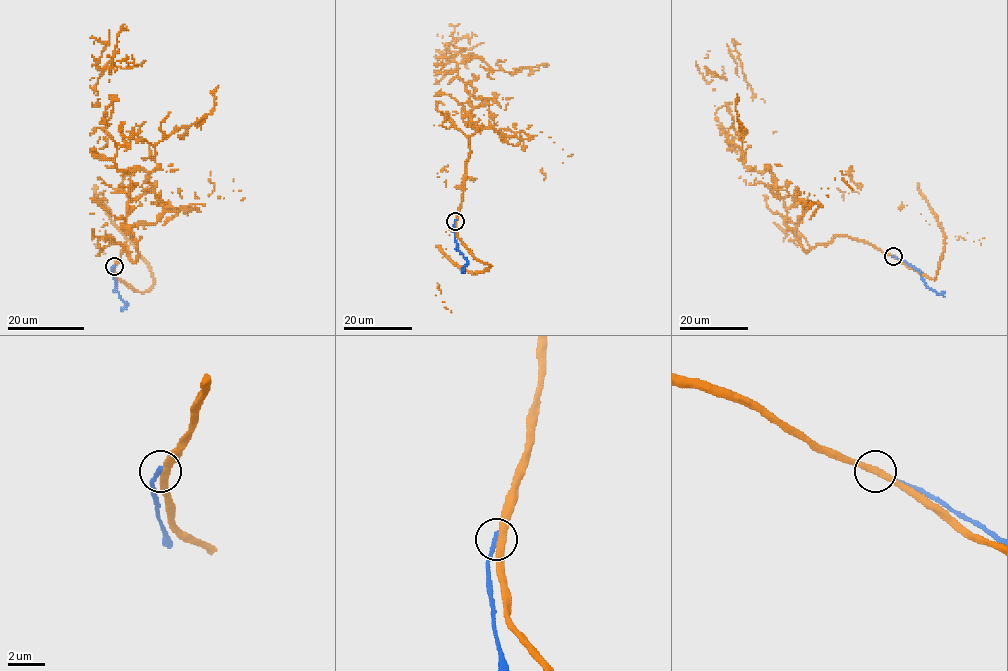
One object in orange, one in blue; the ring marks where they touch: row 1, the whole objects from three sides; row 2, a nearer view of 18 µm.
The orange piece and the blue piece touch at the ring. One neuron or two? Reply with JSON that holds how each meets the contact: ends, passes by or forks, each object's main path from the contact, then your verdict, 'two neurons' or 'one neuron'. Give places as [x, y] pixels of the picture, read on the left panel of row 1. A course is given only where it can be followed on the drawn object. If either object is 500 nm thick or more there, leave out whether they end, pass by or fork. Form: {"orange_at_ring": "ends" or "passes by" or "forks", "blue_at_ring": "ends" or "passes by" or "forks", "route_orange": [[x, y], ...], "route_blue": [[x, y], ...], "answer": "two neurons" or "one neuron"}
{"orange_at_ring": "passes by", "blue_at_ring": "ends", "route_orange": [[113, 266], [151, 188], [106, 130], [134, 66], [95, 63], [116, 36], [101, 128]], "route_blue": [[113, 266], [119, 297], [127, 304], [123, 306]], "answer": "two neurons"}

